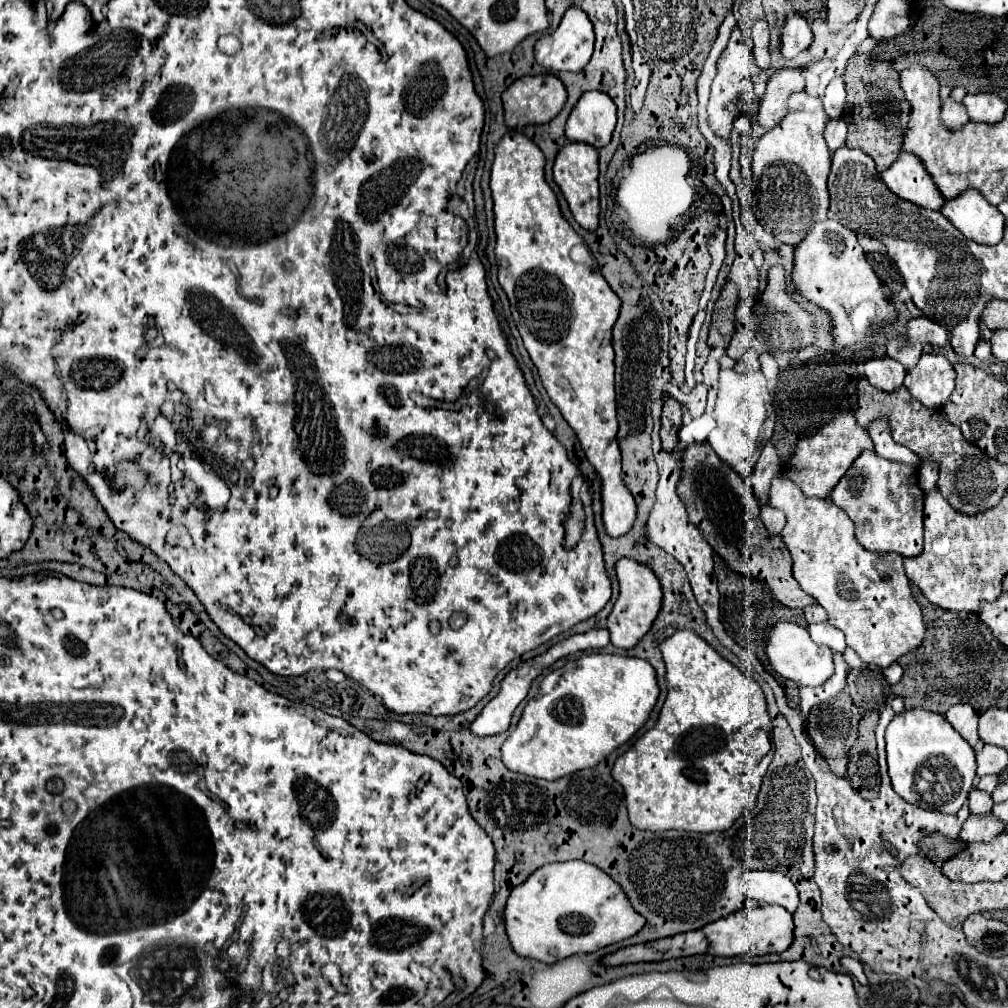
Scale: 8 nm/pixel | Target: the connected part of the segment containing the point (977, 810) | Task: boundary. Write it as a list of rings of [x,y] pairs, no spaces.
[[[978,790],[977,794],[973,795],[971,800],[972,805],[969,804],[969,809],[972,814],[987,814],[992,811],[994,806],[994,800],[992,800],[992,794],[988,792],[980,792]]]

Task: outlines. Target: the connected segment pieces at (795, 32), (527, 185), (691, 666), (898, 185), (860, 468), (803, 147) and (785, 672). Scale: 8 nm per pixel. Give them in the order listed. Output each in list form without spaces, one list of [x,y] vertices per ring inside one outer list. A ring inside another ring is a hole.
[[[792,16],[786,20],[780,32],[780,52],[784,58],[794,58],[800,52],[808,50],[812,44],[810,24],[802,16]]]
[[[508,130],[494,148],[490,190],[498,238],[498,282],[510,306],[514,306],[512,314],[518,322],[524,348],[536,364],[550,400],[572,426],[586,458],[602,478],[604,528],[612,538],[618,538],[636,520],[634,496],[620,476],[622,464],[616,442],[612,326],[618,318],[620,298],[608,286],[596,264],[574,262],[570,258],[570,250],[584,240],[564,220],[556,194],[544,180],[544,164],[540,148],[518,130]],[[530,312],[538,312],[532,314],[532,322],[526,316]],[[542,324],[550,328],[542,328]]]
[[[680,630],[674,636],[670,636],[668,640],[664,640],[660,644],[660,652],[664,656],[666,662],[666,680],[668,680],[668,696],[666,702],[660,710],[660,718],[656,722],[656,726],[652,730],[648,730],[644,736],[640,736],[632,748],[628,752],[624,752],[614,768],[612,768],[612,776],[616,782],[622,784],[624,794],[626,794],[626,806],[628,806],[628,816],[630,816],[630,824],[638,830],[652,830],[652,832],[660,832],[660,830],[688,830],[688,832],[722,832],[728,830],[746,810],[750,810],[756,804],[756,796],[758,790],[762,786],[762,778],[772,762],[774,756],[774,746],[772,746],[772,722],[770,716],[766,712],[766,700],[764,694],[760,690],[760,686],[750,680],[748,676],[744,676],[740,672],[738,666],[730,664],[728,660],[724,660],[708,642],[704,642],[696,632],[692,630]]]
[[[912,154],[898,156],[898,160],[886,172],[882,172],[880,178],[898,198],[920,208],[940,210],[940,204],[944,204],[944,196],[940,196],[926,168]]]
[[[874,450],[862,452],[854,464],[848,468],[848,472],[840,478],[836,488],[830,492],[830,498],[836,506],[844,508],[848,516],[854,520],[856,526],[856,538],[858,542],[872,552],[900,552],[904,558],[918,556],[924,546],[924,524],[922,524],[922,508],[924,508],[924,492],[918,486],[918,468],[900,464],[888,458],[882,458]]]
[[[802,92],[788,100],[788,116],[758,140],[752,158],[754,174],[748,180],[752,208],[764,230],[784,244],[796,246],[804,240],[812,224],[826,220],[826,178],[832,162],[832,154],[822,138],[826,120],[822,100]]]
[[[778,622],[766,642],[766,654],[772,668],[786,680],[794,680],[800,686],[820,686],[834,674],[832,650],[828,646],[818,646],[812,642],[806,628],[790,622]]]

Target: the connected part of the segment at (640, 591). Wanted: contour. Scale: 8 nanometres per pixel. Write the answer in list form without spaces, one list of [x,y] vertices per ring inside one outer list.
[[[622,558],[616,564],[618,580],[620,580],[620,596],[608,616],[608,630],[610,640],[618,648],[632,648],[638,644],[638,640],[652,628],[652,622],[656,620],[660,608],[662,608],[662,586],[652,568],[646,564],[640,564],[632,558]]]

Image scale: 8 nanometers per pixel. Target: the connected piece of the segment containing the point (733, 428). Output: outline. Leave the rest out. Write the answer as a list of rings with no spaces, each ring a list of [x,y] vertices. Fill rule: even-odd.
[[[720,370],[720,390],[718,390],[718,400],[714,408],[718,426],[716,430],[710,432],[706,442],[718,454],[718,458],[730,468],[736,468],[736,464],[742,460],[754,458],[756,440],[760,436],[760,428],[764,420],[768,418],[768,406],[772,396],[767,385],[761,386],[761,382],[765,380],[761,370],[751,370],[749,374],[738,374],[736,370]],[[762,391],[766,391],[767,396],[764,396]]]

